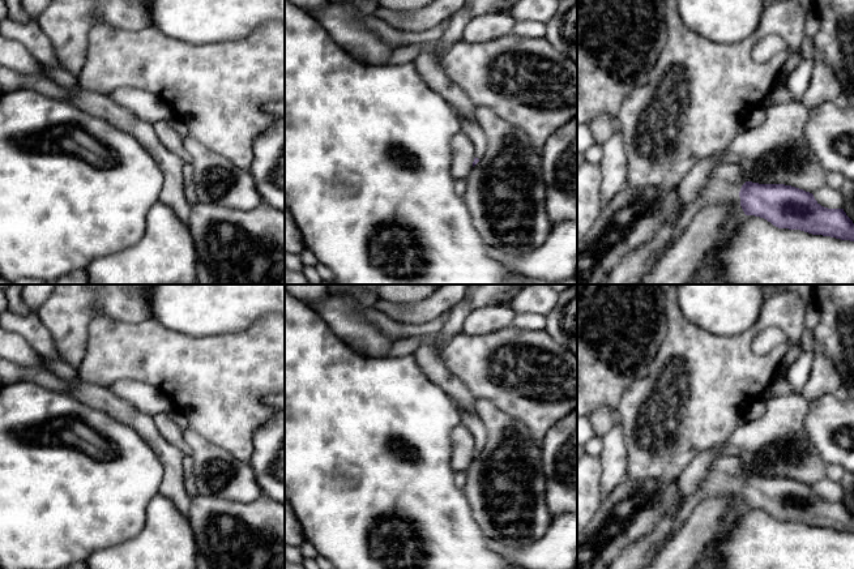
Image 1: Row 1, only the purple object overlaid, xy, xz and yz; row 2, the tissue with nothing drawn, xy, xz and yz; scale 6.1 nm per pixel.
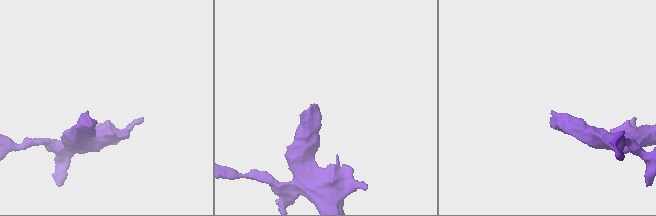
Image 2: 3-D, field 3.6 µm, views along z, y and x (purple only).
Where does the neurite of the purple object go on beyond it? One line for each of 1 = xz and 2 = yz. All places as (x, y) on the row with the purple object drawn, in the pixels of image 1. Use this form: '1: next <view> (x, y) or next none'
1: next xz (474, 131)
2: next yz (725, 183)

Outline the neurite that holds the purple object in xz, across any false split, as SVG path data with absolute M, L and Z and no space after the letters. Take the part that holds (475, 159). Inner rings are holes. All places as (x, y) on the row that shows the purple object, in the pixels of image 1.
M458 115L462 129L469 134L474 144L474 162L473 167L479 162L479 159L484 155L486 153L486 146L487 146L487 140L483 129L478 123L473 123Z

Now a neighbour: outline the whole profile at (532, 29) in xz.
M516 21L513 33L518 37L545 38L546 23L538 21Z

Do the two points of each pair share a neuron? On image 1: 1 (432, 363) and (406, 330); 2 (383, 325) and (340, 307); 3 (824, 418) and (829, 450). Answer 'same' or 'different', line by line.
1: different
2: different
3: same

